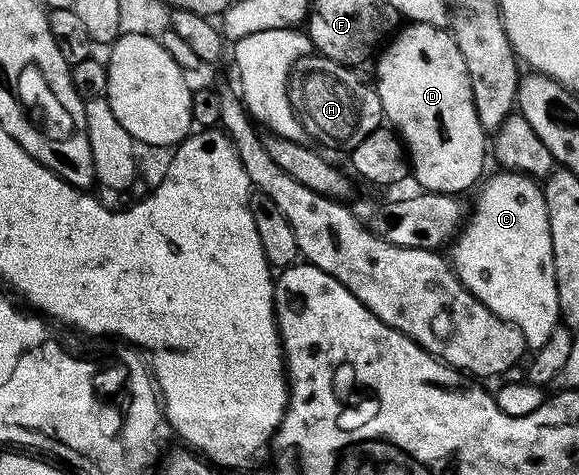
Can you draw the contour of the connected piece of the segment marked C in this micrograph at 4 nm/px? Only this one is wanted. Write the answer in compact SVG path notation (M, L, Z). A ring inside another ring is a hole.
M506 169L498 173L500 175L493 176L491 180L488 178L478 188L480 191L475 199L475 208L472 211L470 208L465 222L450 244L449 262L461 285L465 285L465 289L469 289L469 293L473 293L473 297L477 297L481 305L488 307L506 323L519 328L528 348L538 349L545 345L545 341L549 341L549 337L561 323L553 265L553 237L549 233L549 213L542 186L532 176Z

